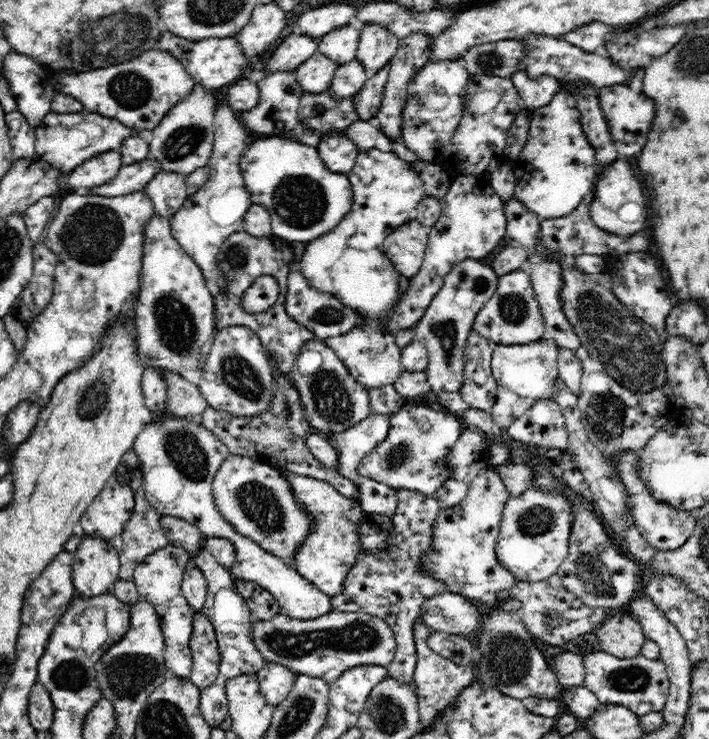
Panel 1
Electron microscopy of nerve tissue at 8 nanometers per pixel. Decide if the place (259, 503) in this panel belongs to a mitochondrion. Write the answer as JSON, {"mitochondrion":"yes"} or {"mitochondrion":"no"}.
{"mitochondrion":"yes"}

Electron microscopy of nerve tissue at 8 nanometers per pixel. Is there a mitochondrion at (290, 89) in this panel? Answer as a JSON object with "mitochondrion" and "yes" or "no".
{"mitochondrion":"no"}

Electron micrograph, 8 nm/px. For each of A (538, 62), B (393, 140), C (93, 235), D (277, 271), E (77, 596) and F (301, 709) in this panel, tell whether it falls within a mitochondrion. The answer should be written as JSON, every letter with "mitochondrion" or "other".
{"A":"mitochondrion","B":"other","C":"mitochondrion","D":"other","E":"other","F":"mitochondrion"}

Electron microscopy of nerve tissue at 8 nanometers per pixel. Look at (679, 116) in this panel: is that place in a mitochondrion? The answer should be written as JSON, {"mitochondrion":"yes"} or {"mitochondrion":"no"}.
{"mitochondrion":"no"}

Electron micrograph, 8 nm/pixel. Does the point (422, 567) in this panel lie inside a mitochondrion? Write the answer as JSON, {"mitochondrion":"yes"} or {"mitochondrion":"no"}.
{"mitochondrion":"no"}

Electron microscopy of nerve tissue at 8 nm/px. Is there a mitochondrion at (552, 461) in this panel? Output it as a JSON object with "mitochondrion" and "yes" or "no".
{"mitochondrion":"no"}

